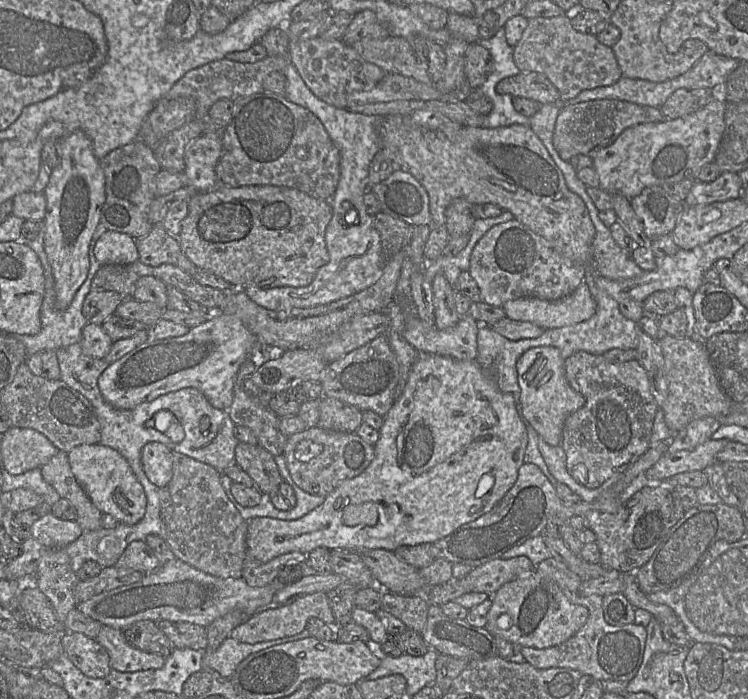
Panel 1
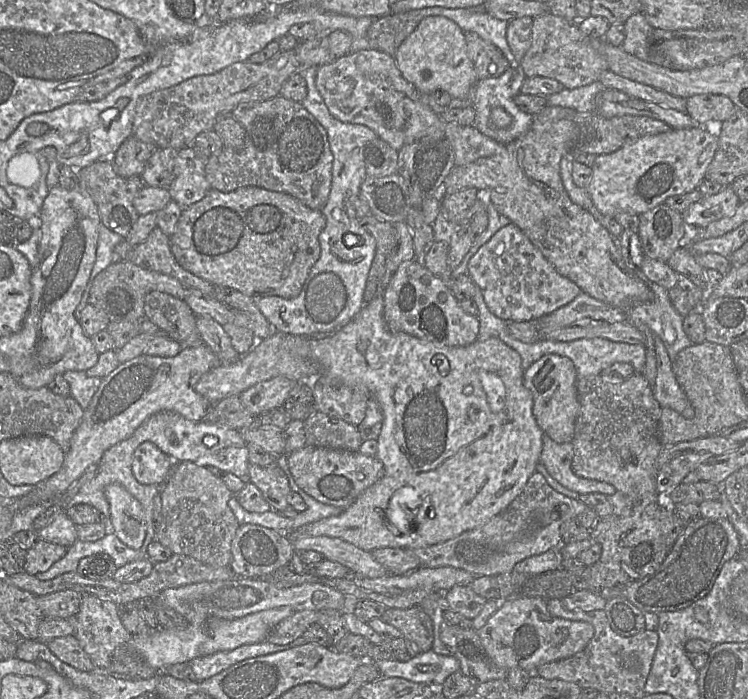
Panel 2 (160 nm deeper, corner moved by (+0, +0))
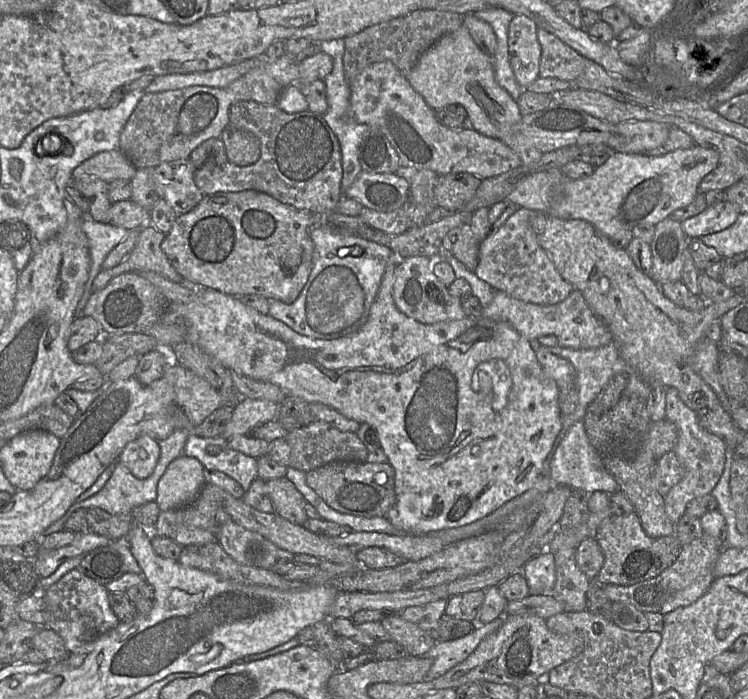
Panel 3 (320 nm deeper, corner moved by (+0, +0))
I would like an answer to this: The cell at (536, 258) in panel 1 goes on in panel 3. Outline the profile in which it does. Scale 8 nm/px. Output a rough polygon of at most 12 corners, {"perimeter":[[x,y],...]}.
{"perimeter":[[520,207],[480,242],[476,276],[549,306],[575,289]]}

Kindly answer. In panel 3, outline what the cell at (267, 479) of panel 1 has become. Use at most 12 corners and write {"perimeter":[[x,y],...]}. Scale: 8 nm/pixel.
{"perimeter":[[284,477],[265,481],[274,513],[303,526],[307,501]]}

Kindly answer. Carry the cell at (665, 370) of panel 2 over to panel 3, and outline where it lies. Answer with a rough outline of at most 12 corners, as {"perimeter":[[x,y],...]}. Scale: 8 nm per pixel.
{"perimeter":[[677,389],[666,418],[677,426],[672,451],[686,471],[664,497],[676,524],[691,500],[712,493],[732,457],[700,425]]}

